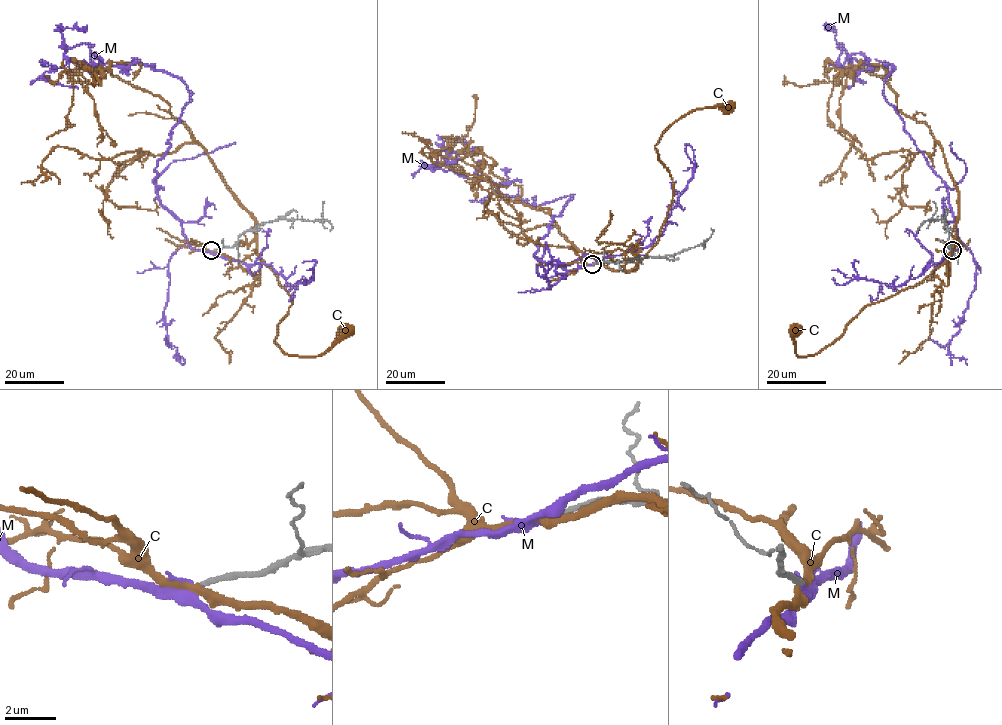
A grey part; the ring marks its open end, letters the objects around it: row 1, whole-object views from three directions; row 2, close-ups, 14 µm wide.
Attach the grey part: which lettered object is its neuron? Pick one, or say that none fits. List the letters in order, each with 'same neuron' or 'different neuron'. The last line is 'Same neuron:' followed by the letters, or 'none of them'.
C: different neuron
M: same neuron
Same neuron: M

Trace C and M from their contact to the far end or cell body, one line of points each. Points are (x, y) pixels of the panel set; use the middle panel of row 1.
C: (593, 264), (644, 257), (657, 241), (673, 192), (670, 171), (655, 147), (661, 135), (690, 112), (728, 106)
M: (593, 264), (540, 260), (536, 244), (570, 196), (528, 205), (459, 175), (442, 139), (468, 144)

